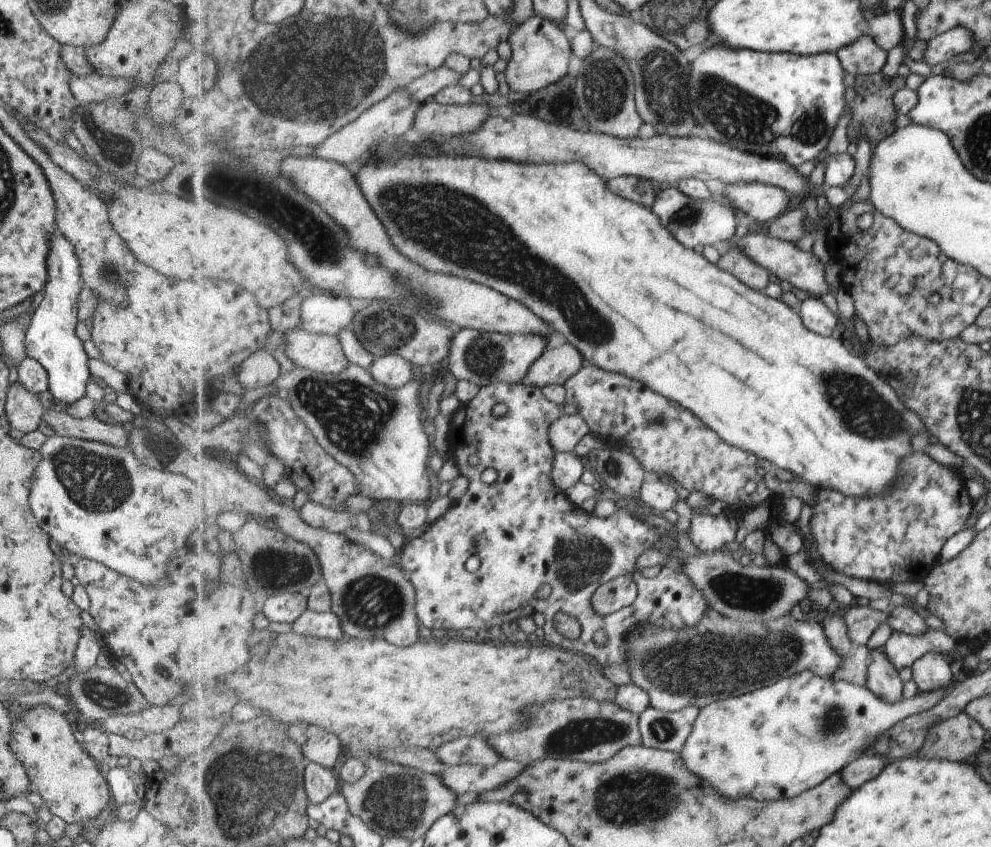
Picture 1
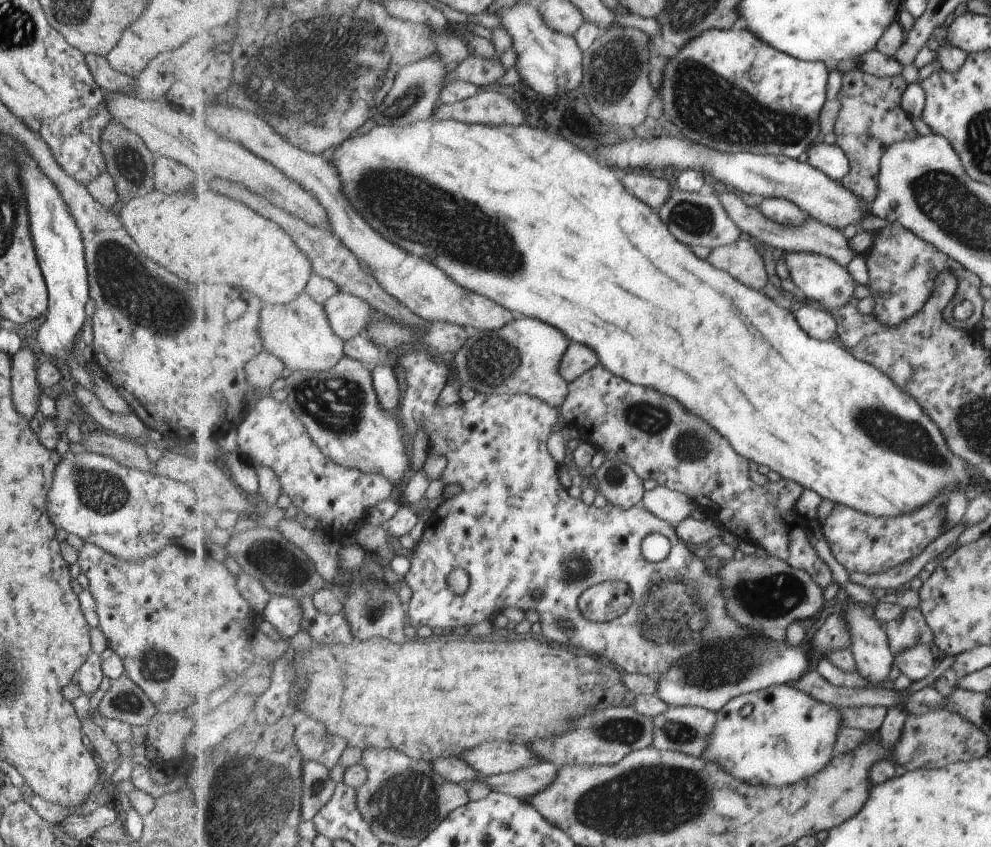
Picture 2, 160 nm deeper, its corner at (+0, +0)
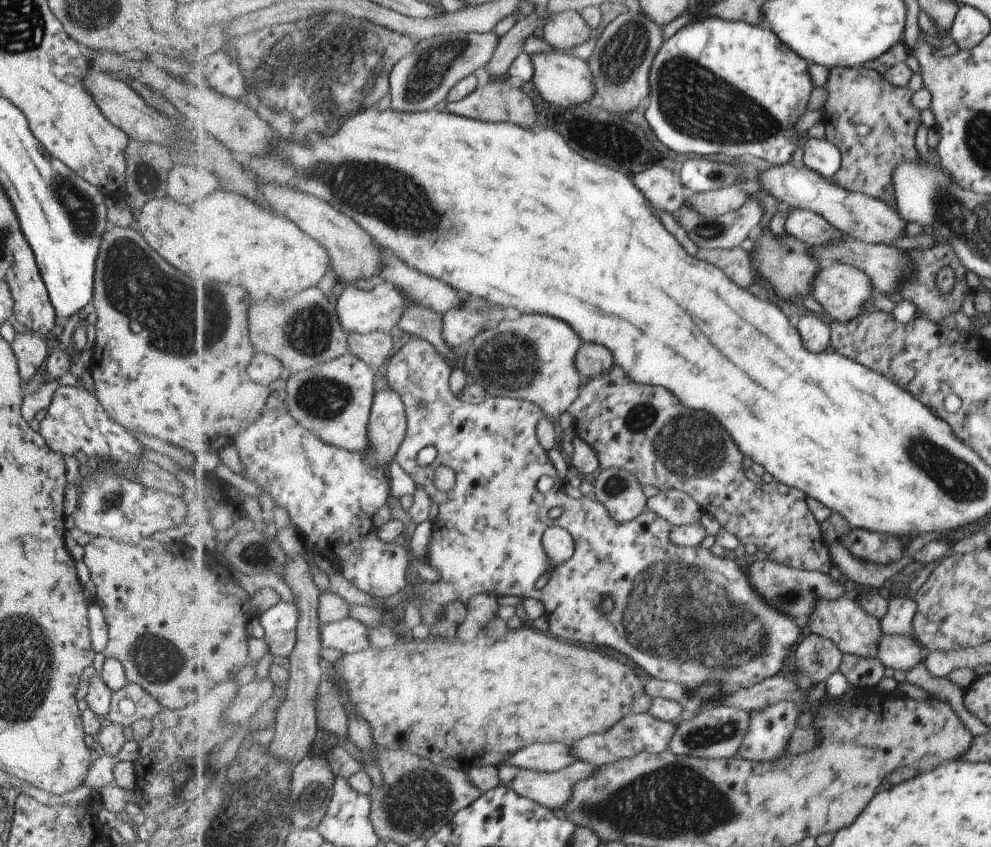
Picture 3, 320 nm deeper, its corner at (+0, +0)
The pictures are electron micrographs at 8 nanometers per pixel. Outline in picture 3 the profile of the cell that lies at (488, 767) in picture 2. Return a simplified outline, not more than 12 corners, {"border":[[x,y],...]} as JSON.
{"border":[[536,743],[507,765],[549,773],[576,761],[571,745]]}

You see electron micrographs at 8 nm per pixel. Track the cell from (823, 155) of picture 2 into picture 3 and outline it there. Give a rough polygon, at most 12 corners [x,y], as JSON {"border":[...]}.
{"border":[[825,138],[804,145],[804,164],[829,179],[843,168],[843,152]]}

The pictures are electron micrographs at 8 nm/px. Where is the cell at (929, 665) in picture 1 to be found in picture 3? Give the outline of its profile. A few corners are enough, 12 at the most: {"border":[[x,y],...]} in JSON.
{"border":[[882,634],[883,667],[909,672],[922,662],[911,635]]}

